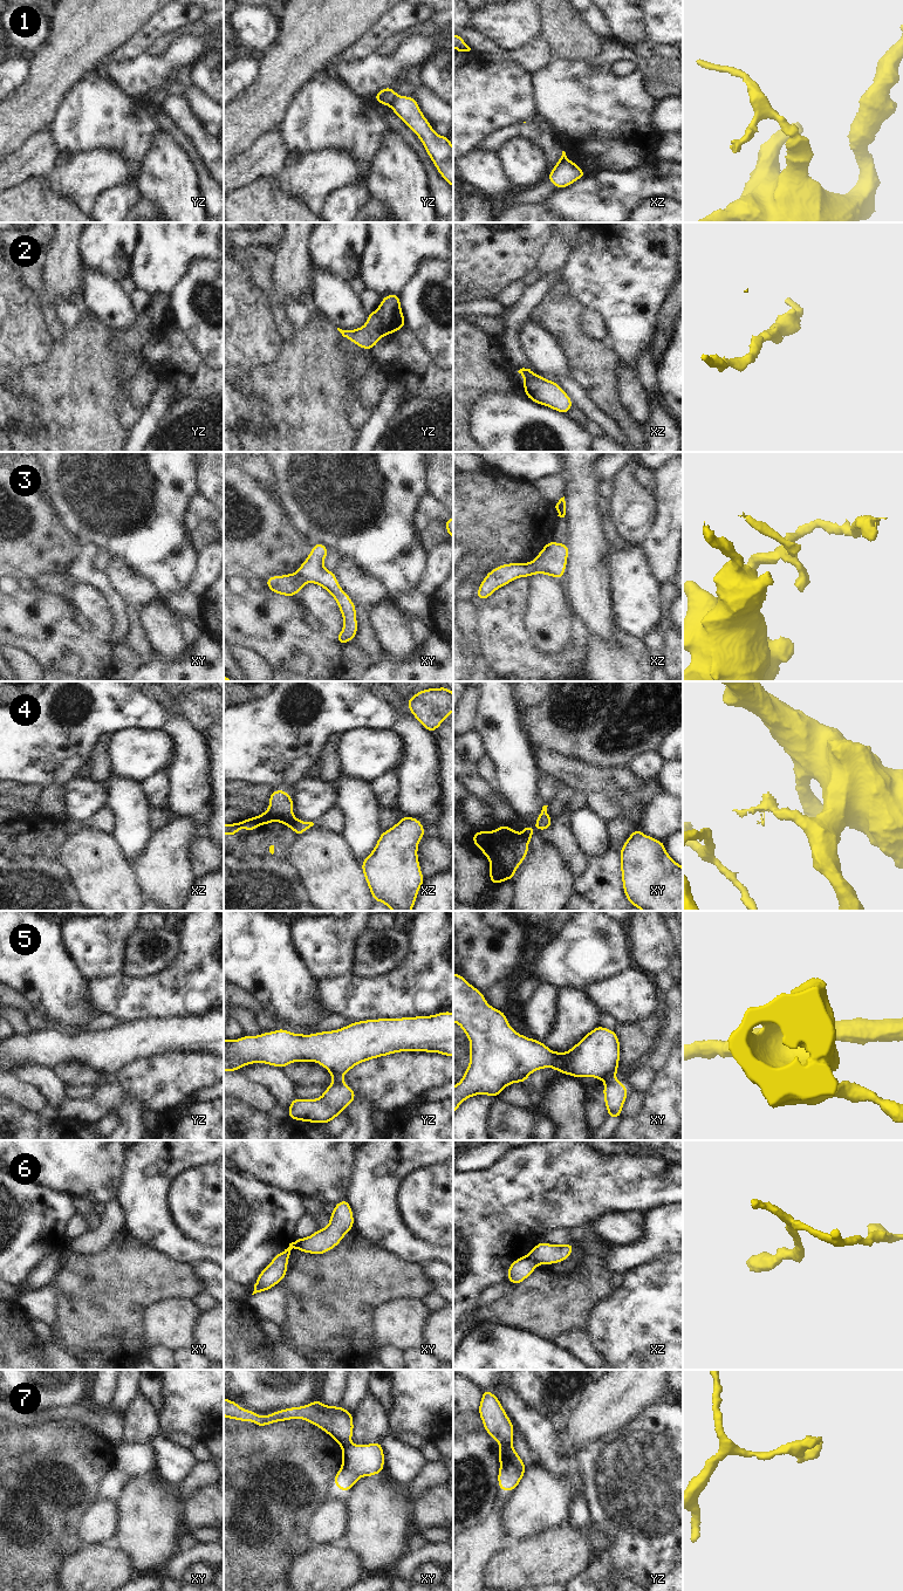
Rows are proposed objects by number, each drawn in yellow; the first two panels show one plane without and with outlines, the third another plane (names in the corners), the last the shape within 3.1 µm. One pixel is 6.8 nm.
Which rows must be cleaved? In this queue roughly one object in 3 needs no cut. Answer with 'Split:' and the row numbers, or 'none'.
Split: 1, 3, 4, 5, 6, 7

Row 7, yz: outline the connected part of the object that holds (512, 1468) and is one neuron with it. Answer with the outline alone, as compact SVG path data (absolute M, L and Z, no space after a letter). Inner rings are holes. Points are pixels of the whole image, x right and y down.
M500 1447L498 1451L500 1469L498 1472L498 1484L502 1491L511 1491L519 1486L527 1467L512 1447Z

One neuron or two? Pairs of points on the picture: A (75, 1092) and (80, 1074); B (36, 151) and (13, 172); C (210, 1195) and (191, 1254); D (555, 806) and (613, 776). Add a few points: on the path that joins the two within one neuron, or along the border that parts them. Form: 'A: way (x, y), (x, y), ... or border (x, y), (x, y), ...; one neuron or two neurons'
A: border (65, 1084), (93, 1085); two neurons
B: way (31, 157), (19, 166); one neuron
C: border (173, 1223), (189, 1238), (211, 1248); two neurons
D: border (565, 787), (570, 787), (575, 790); two neurons

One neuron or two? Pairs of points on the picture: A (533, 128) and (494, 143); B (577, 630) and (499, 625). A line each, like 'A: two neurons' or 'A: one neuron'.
A: one neuron
B: two neurons

